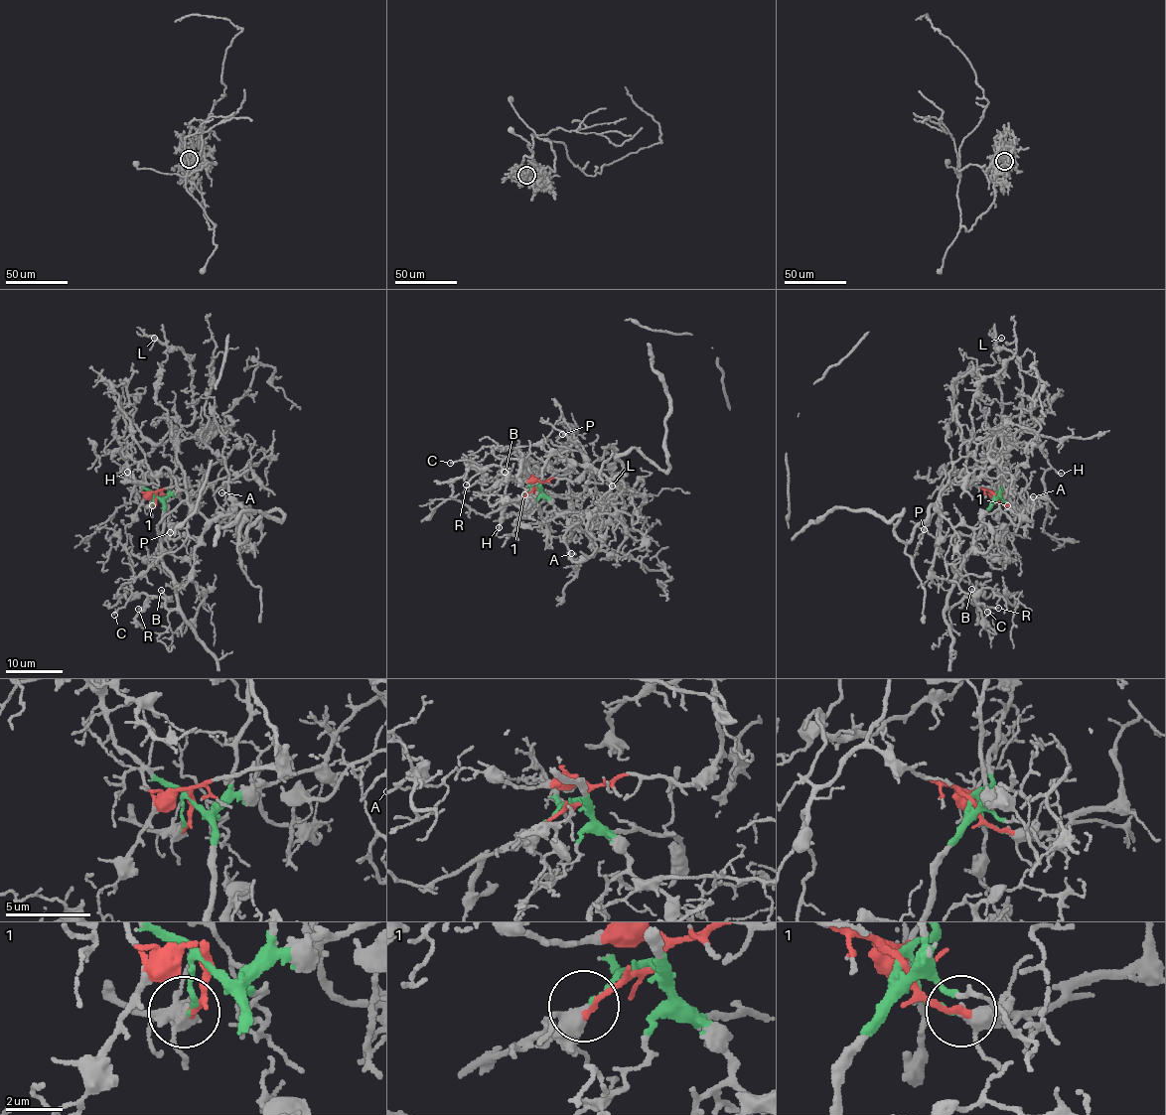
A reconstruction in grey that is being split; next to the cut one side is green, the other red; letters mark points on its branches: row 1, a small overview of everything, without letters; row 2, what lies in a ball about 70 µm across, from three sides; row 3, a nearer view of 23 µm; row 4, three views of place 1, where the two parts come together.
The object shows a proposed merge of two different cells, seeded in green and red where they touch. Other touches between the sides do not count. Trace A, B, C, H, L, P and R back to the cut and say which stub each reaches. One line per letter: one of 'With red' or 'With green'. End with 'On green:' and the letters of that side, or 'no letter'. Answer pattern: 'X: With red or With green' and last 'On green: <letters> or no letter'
A: With red
B: With green
C: With green
H: With red
L: With green
P: With red
R: With green
On green: B, C, L, R

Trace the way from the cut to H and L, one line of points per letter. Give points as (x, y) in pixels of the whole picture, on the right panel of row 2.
H: (994, 494), (1008, 505), (1025, 503), (1045, 493), (1043, 477), (1049, 469), (1061, 474)
L: (994, 494), (999, 454), (1023, 428), (1019, 361), (999, 348), (1001, 338)

